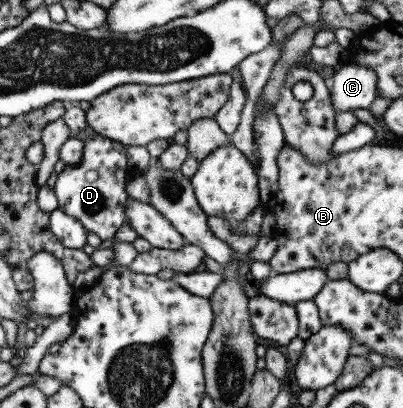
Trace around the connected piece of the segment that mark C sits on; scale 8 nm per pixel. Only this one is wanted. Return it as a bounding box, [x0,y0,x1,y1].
[329,64,377,114]

